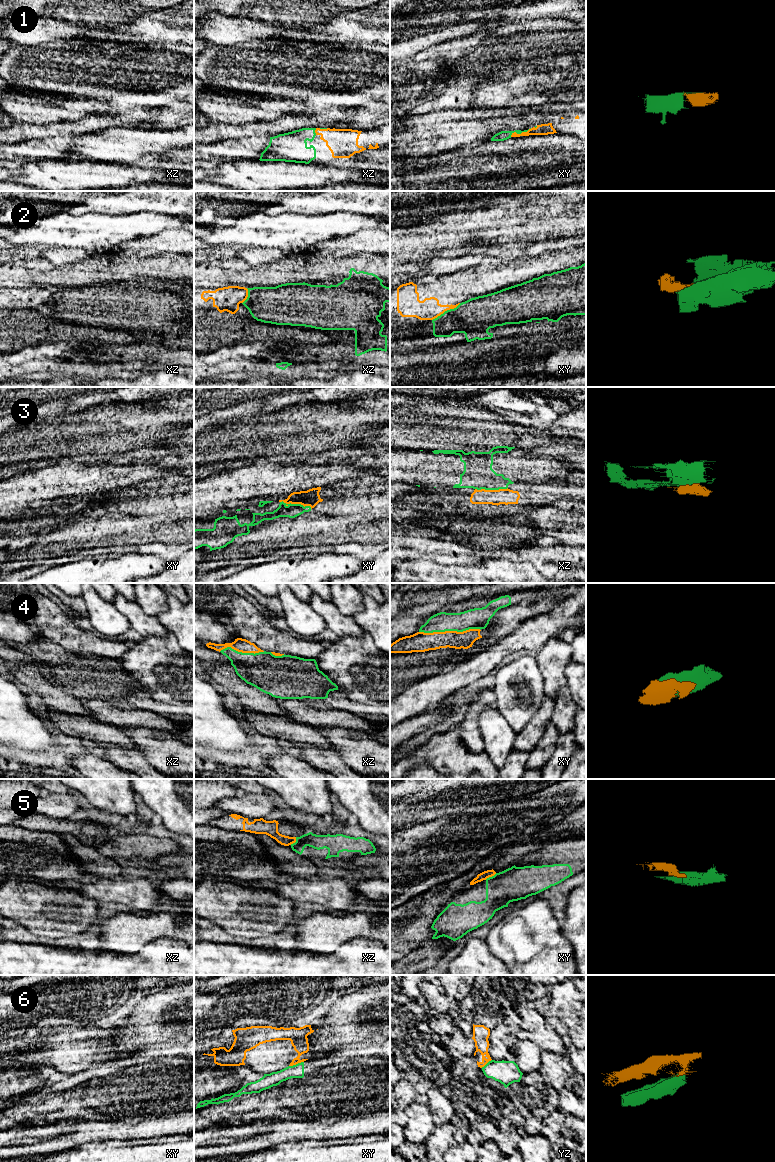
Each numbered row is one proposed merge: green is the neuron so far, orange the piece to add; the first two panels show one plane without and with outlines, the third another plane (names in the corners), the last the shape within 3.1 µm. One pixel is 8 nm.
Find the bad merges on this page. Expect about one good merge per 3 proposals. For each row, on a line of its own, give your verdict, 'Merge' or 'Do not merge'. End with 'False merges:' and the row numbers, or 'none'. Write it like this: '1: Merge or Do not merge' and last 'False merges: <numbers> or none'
1: Merge
2: Do not merge
3: Do not merge
4: Merge
5: Do not merge
6: Do not merge
False merges: 2, 3, 5, 6

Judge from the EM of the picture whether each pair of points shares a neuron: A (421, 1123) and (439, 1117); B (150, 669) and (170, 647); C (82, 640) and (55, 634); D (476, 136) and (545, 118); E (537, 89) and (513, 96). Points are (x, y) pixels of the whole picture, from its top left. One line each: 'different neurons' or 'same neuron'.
A: different neurons
B: same neuron
C: same neuron
D: same neuron
E: same neuron

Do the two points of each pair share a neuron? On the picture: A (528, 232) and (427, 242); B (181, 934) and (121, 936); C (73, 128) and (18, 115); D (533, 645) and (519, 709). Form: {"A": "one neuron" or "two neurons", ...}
{"A": "one neuron", "B": "one neuron", "C": "two neurons", "D": "two neurons"}

